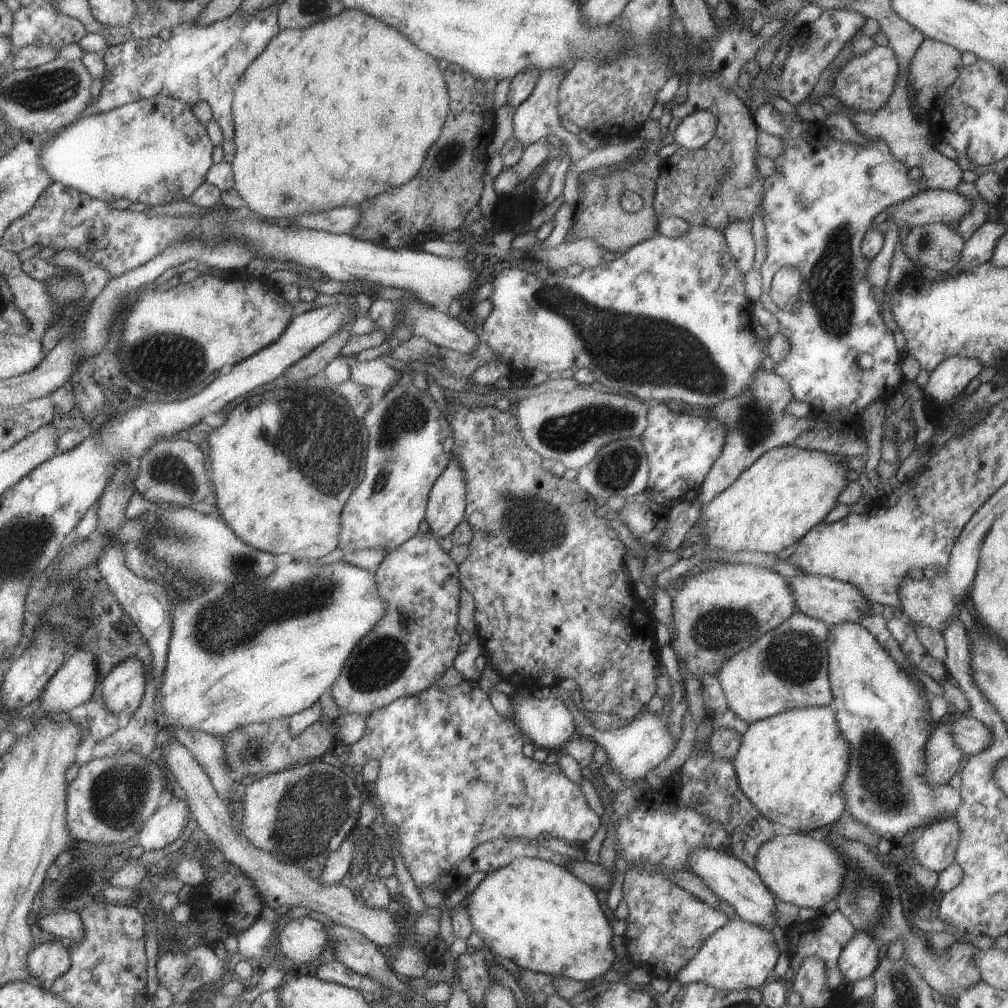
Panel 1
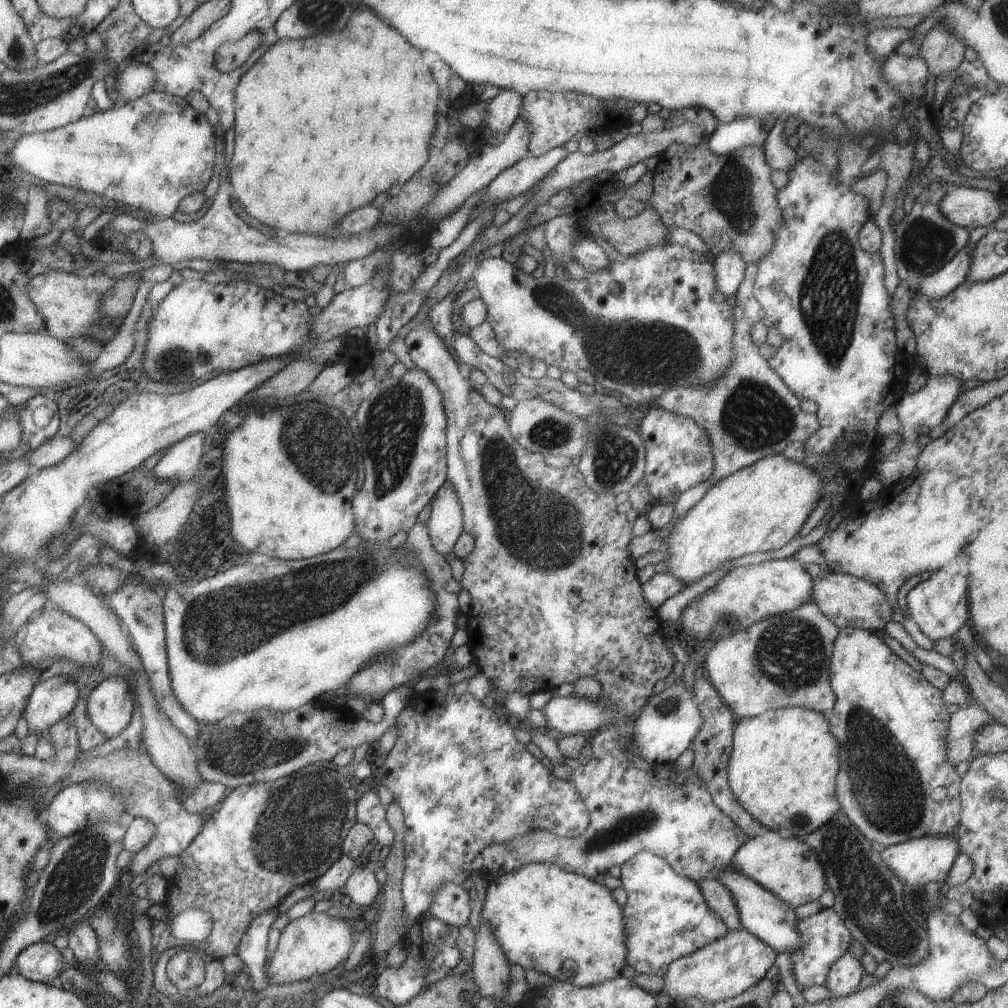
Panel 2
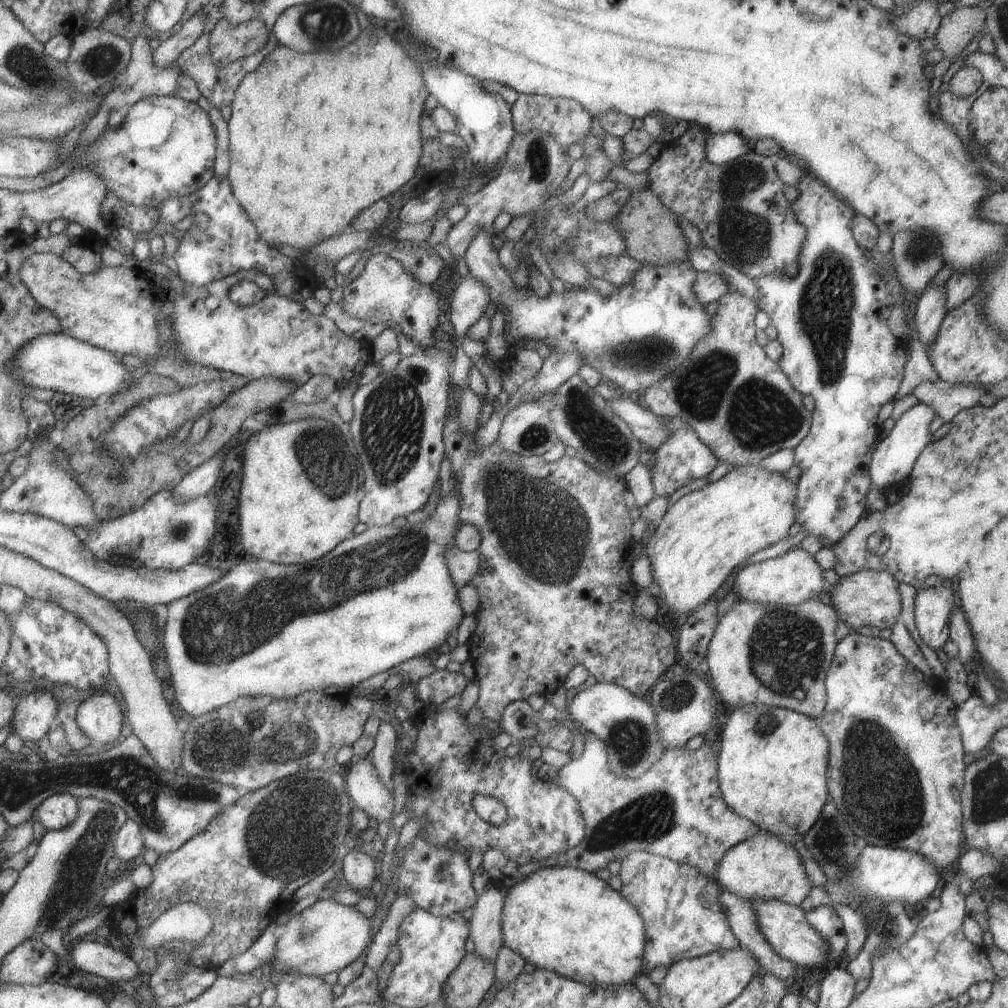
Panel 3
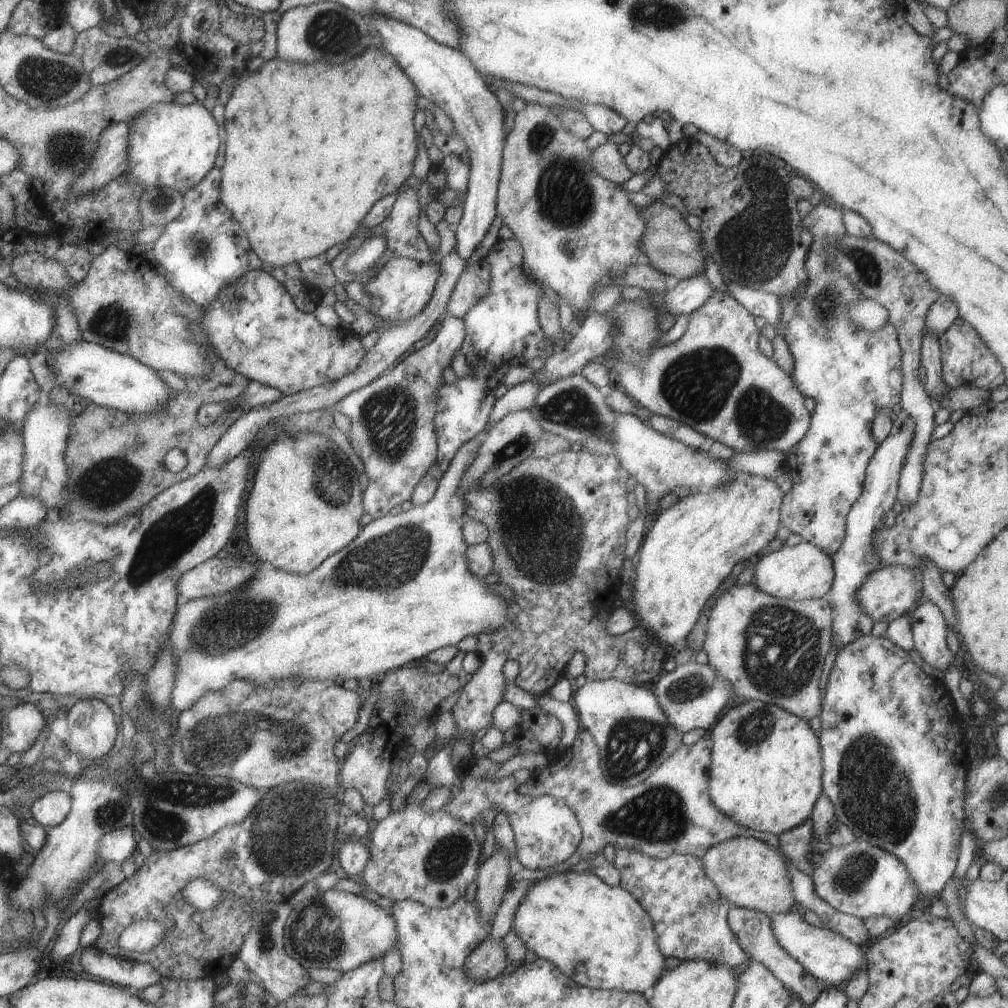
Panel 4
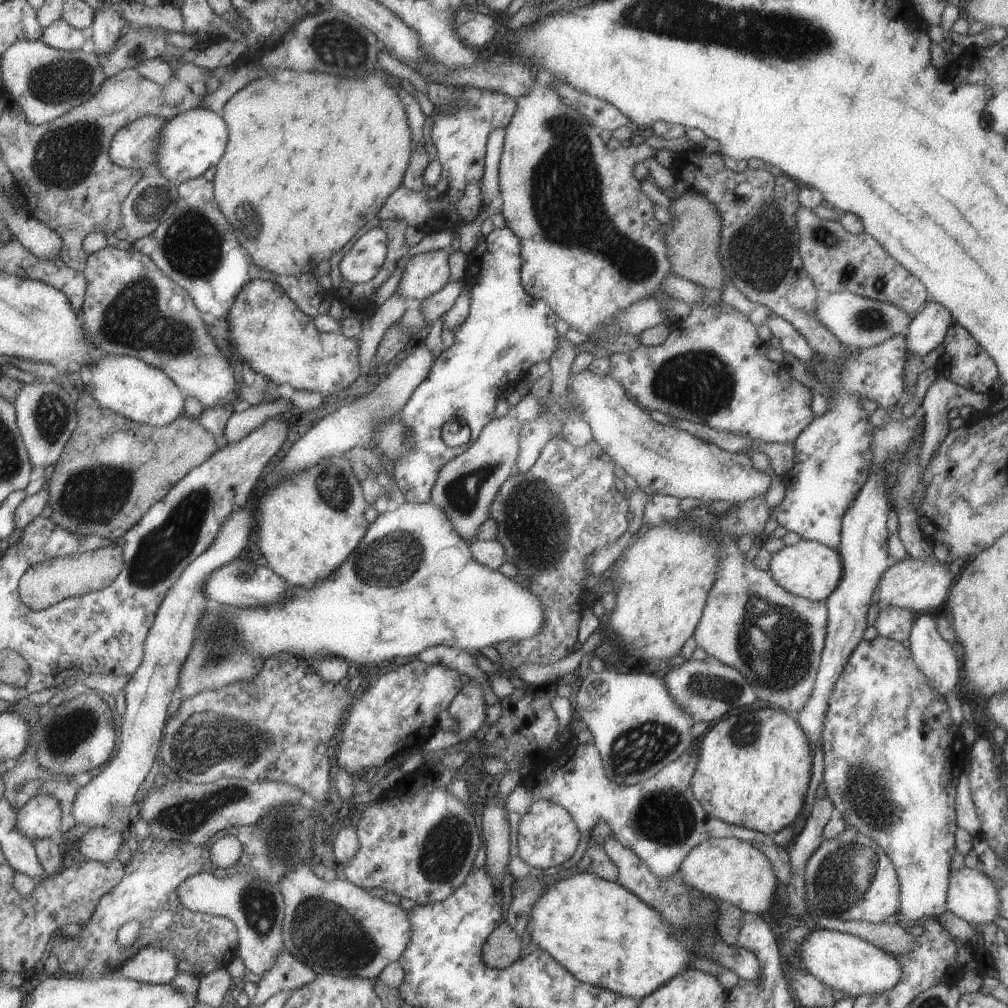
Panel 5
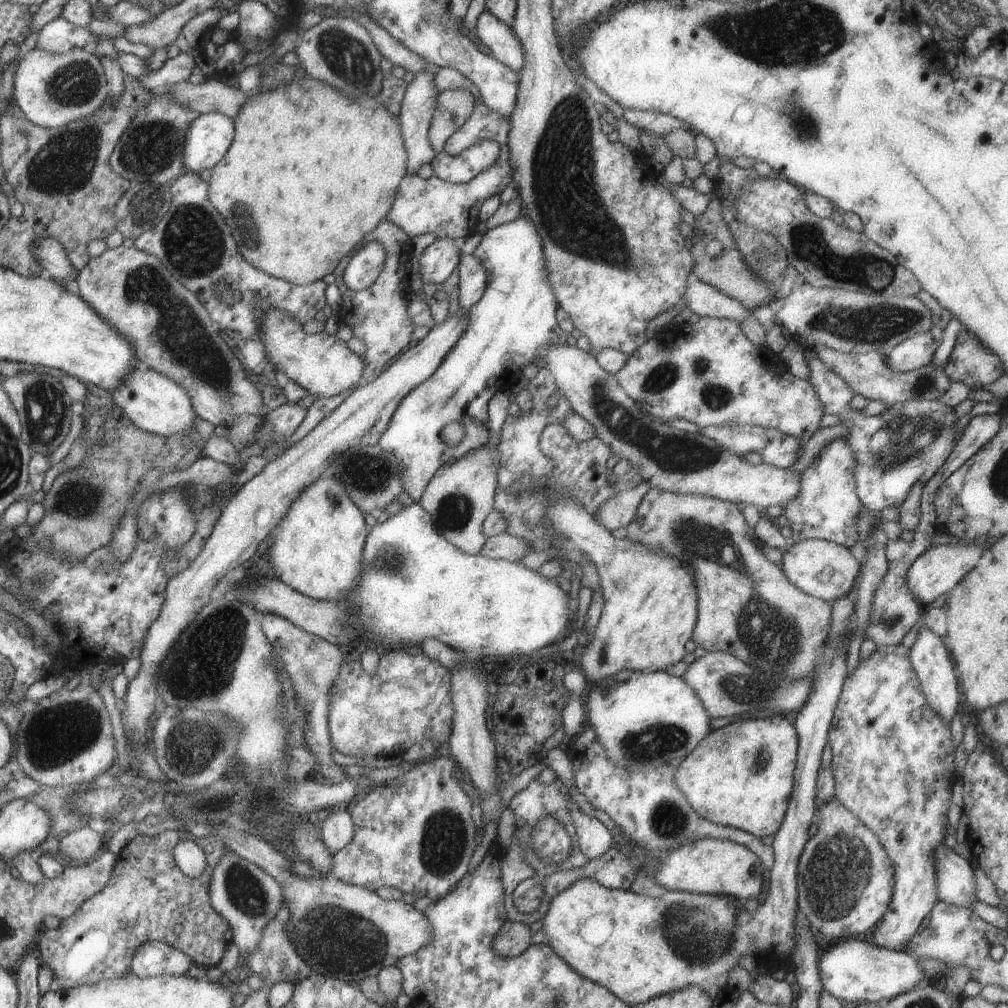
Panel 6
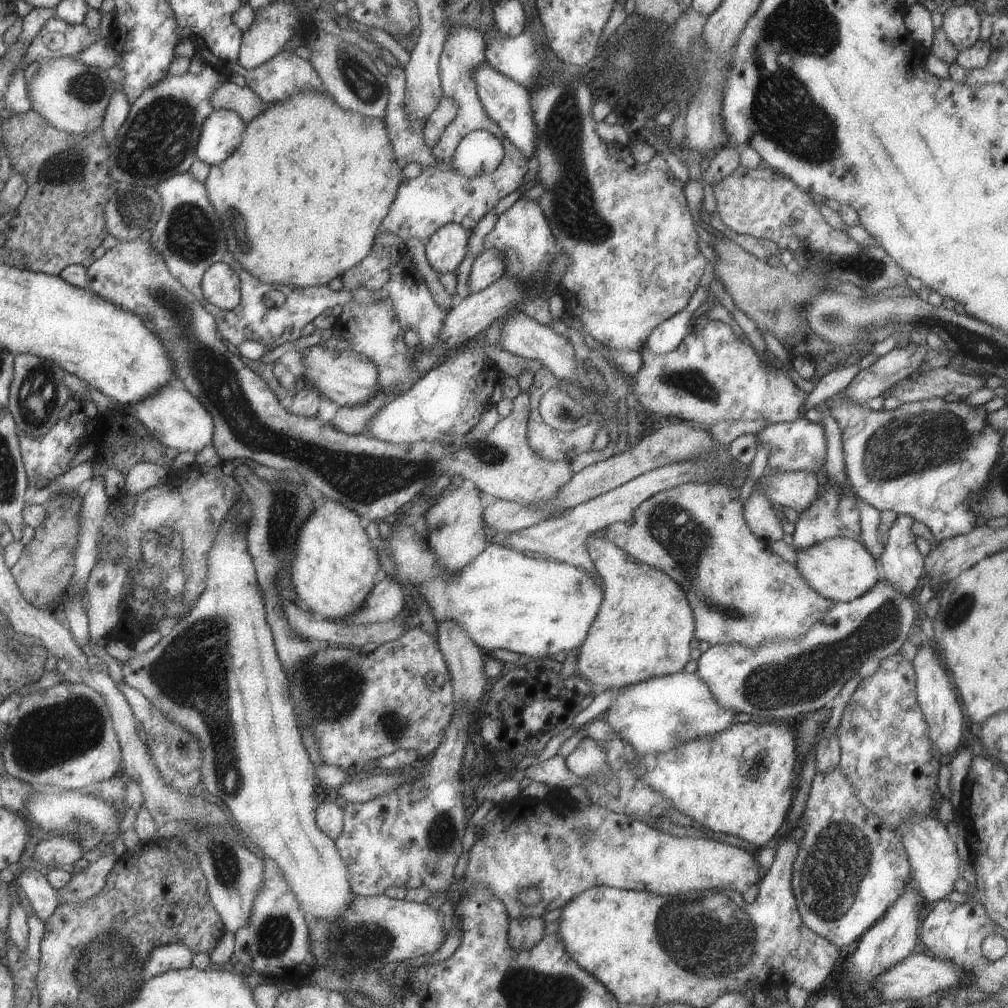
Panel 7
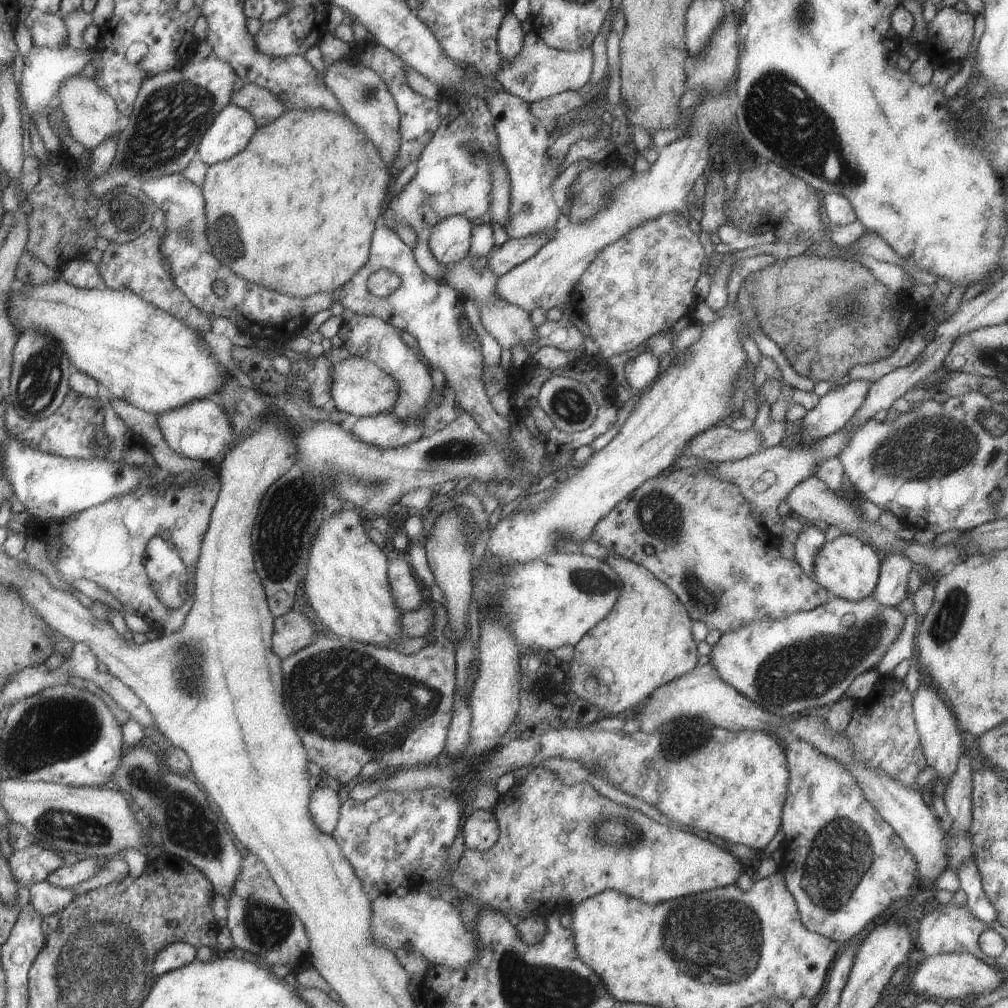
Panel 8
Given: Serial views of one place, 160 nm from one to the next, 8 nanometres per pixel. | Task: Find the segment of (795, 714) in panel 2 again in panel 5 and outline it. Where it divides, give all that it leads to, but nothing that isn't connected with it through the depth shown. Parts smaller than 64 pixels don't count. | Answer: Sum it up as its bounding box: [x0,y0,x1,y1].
[690,707,812,835]

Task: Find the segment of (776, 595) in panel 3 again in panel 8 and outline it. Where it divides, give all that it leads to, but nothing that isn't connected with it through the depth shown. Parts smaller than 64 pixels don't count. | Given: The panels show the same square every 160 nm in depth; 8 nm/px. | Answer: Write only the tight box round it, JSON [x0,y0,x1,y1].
[812,535,881,602]

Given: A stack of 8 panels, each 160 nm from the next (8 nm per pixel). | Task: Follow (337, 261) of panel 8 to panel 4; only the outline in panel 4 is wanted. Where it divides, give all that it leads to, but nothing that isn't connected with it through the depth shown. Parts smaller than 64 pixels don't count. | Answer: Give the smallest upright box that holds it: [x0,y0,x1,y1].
[219,46,417,267]

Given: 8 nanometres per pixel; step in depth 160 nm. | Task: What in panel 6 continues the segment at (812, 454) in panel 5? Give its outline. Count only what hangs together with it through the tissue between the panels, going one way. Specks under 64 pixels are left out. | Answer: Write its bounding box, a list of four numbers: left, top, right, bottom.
[779,437,865,548]

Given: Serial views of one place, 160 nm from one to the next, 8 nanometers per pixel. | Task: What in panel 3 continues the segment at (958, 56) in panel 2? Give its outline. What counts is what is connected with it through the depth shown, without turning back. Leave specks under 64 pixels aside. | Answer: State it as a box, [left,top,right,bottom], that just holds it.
[932,6,985,58]

